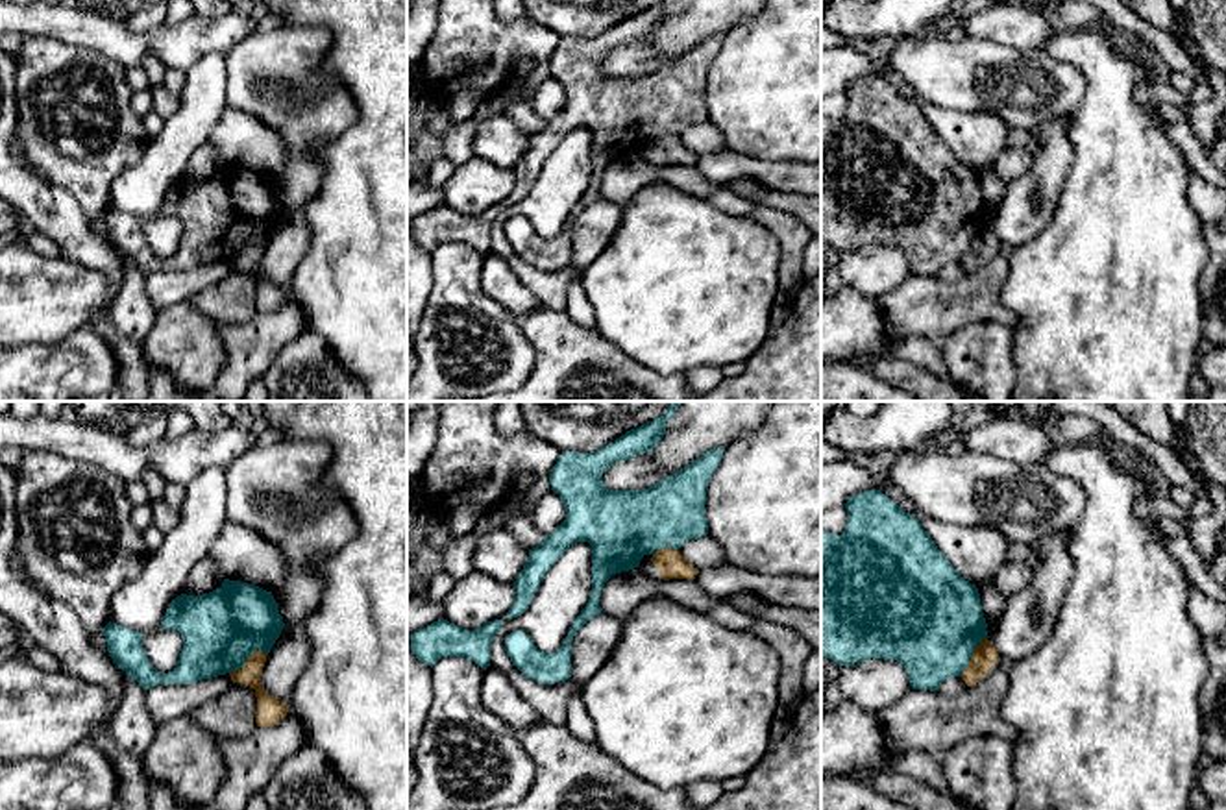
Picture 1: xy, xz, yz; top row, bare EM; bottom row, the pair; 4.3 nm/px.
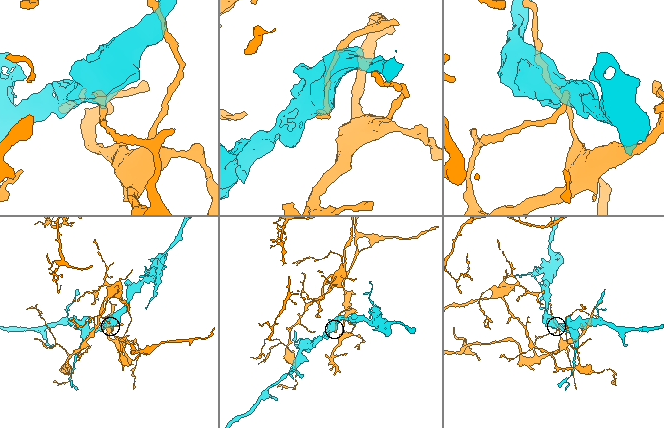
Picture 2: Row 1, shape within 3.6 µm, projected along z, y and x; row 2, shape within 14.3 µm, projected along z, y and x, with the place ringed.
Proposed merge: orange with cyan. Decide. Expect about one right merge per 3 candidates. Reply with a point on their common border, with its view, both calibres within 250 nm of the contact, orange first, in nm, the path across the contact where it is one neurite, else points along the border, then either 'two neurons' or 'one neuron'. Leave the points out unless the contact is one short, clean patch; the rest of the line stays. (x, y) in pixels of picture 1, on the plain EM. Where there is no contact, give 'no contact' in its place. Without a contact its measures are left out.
meets orange in xy at (248, 245); 120 nm thick on the orange side, 340 nm on the other; border along xy (267, 239), (257, 235), (239, 254), (228, 257); two neurons

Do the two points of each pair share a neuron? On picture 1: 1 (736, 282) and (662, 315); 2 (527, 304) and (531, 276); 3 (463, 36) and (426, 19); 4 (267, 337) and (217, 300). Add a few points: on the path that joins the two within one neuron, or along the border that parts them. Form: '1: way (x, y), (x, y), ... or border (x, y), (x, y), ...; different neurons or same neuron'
1: way (718, 282), (701, 282), (681, 296); same neuron
2: border (502, 257), (542, 306); different neurons
3: border (439, 19), (426, 50); different neurons
4: border (257, 313), (245, 322), (219, 324); different neurons

